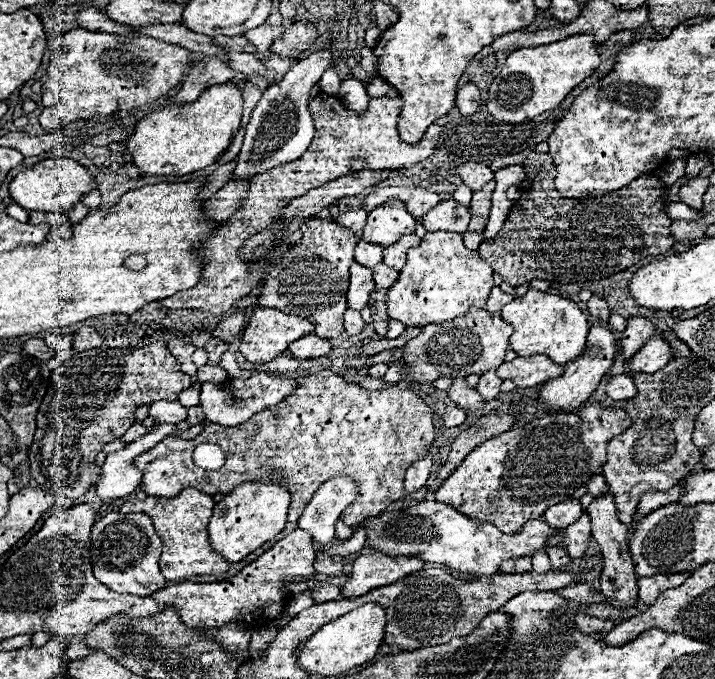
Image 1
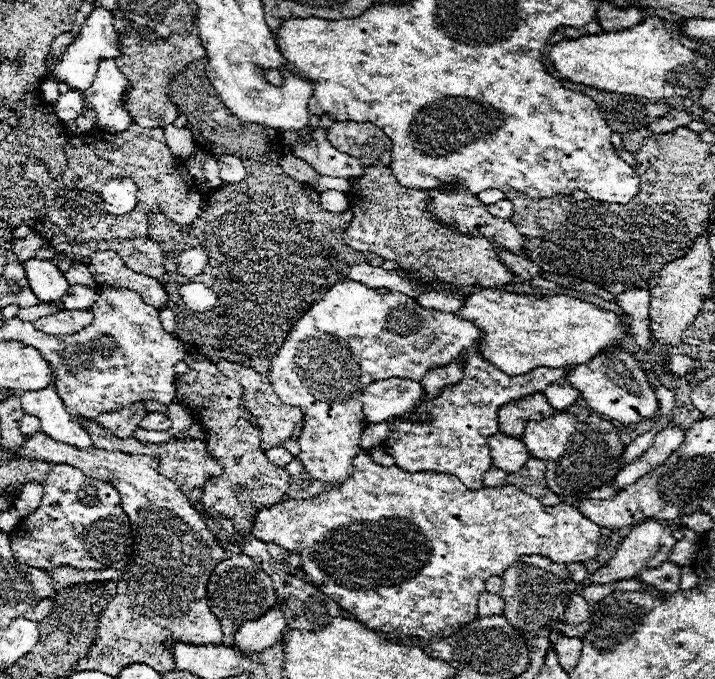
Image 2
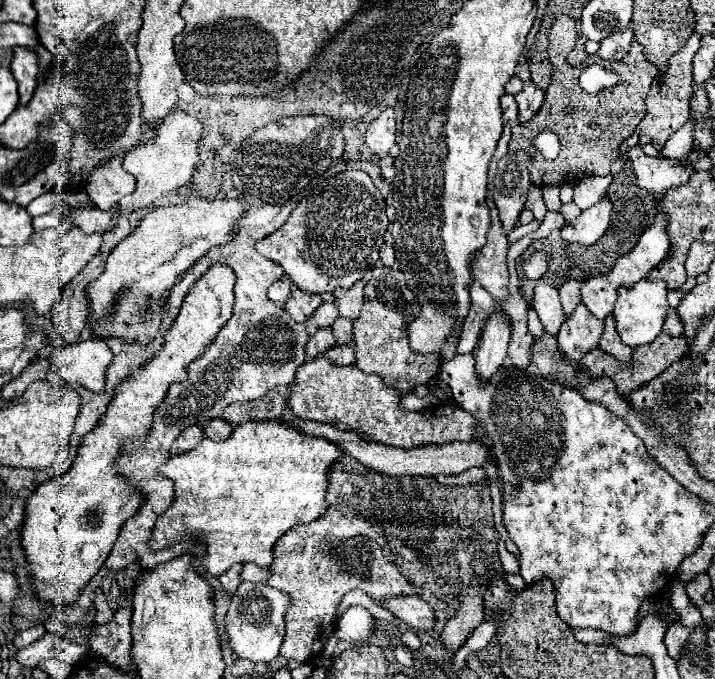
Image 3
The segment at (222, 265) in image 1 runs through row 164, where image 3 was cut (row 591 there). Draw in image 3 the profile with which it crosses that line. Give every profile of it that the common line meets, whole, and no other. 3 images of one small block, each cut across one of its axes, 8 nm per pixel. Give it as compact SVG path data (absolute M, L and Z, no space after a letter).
M330 506L324 516L312 524L290 528L274 544L274 560L266 584L290 596L290 606L284 614L286 636L280 646L280 656L286 660L308 662L322 652L324 644L334 634L336 608L350 590L360 588L380 604L388 600L388 596L414 594L414 586L396 568L386 538L380 540L374 536L380 534L380 528L362 524L356 512L342 514L338 508L348 506Z

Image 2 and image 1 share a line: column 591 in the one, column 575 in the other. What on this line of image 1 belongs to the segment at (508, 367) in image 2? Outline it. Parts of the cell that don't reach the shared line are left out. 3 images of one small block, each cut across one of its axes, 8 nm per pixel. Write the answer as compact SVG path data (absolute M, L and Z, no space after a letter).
M528 290L524 296L514 298L510 304L506 304L500 314L508 324L514 326L510 346L518 356L534 356L536 352L544 352L558 364L568 364L584 352L590 324L580 306L568 298Z

